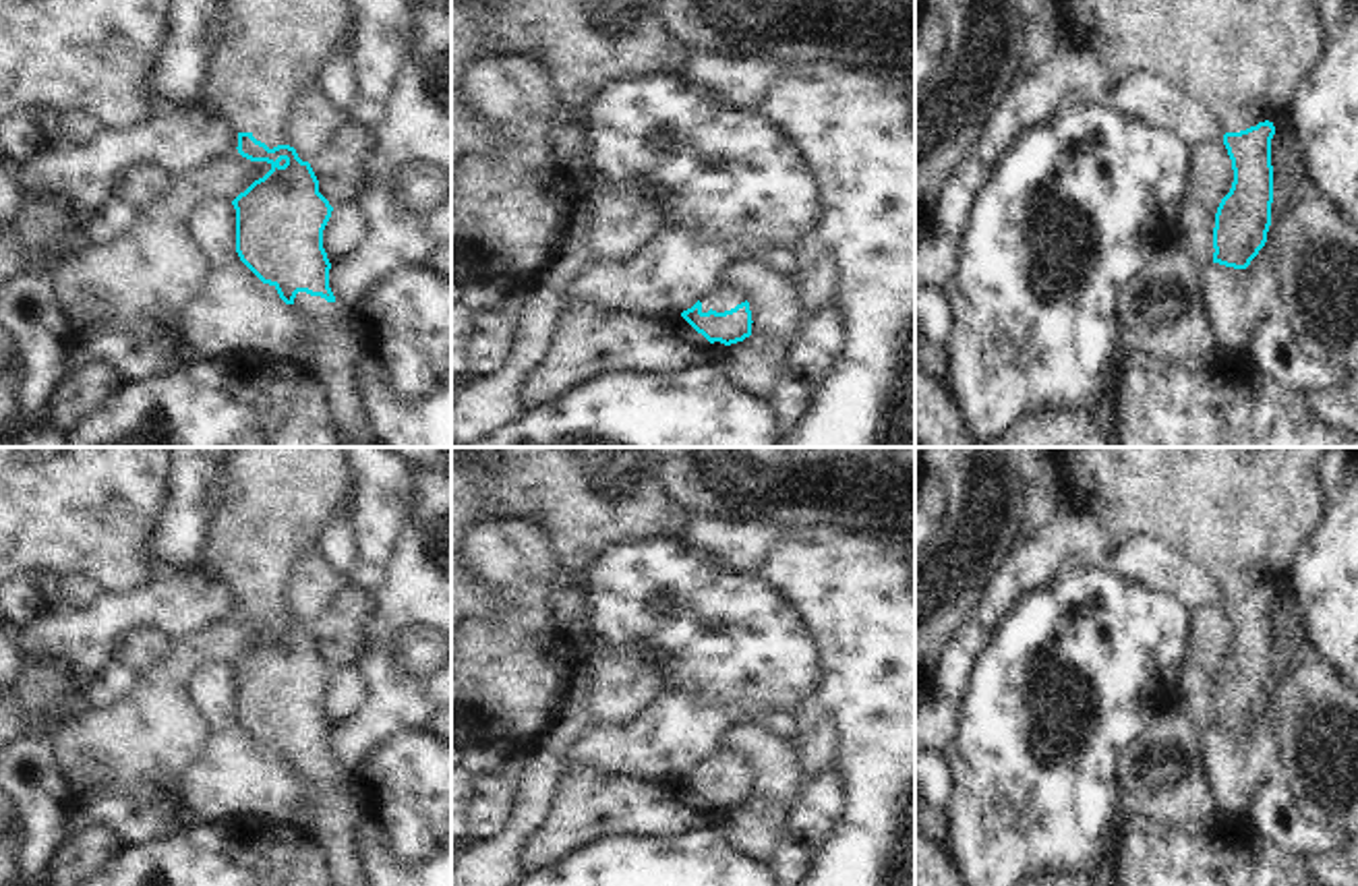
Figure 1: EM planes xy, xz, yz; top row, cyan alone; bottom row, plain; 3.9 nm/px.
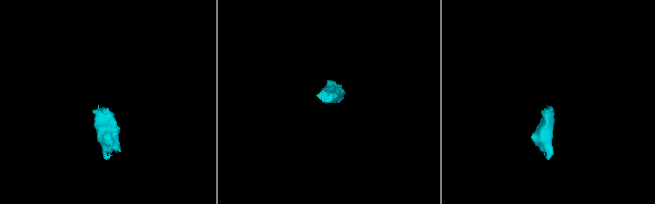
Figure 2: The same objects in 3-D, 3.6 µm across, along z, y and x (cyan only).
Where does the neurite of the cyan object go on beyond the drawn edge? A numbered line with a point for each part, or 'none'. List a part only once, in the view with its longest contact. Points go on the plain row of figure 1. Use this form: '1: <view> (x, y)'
1: xz (725, 760)

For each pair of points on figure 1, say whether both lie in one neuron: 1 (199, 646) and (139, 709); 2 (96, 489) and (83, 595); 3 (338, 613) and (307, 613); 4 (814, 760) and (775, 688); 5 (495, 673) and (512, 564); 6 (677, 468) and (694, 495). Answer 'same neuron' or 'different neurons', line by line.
1: same neuron
2: different neurons
3: different neurons
4: different neurons
5: same neuron
6: same neuron

